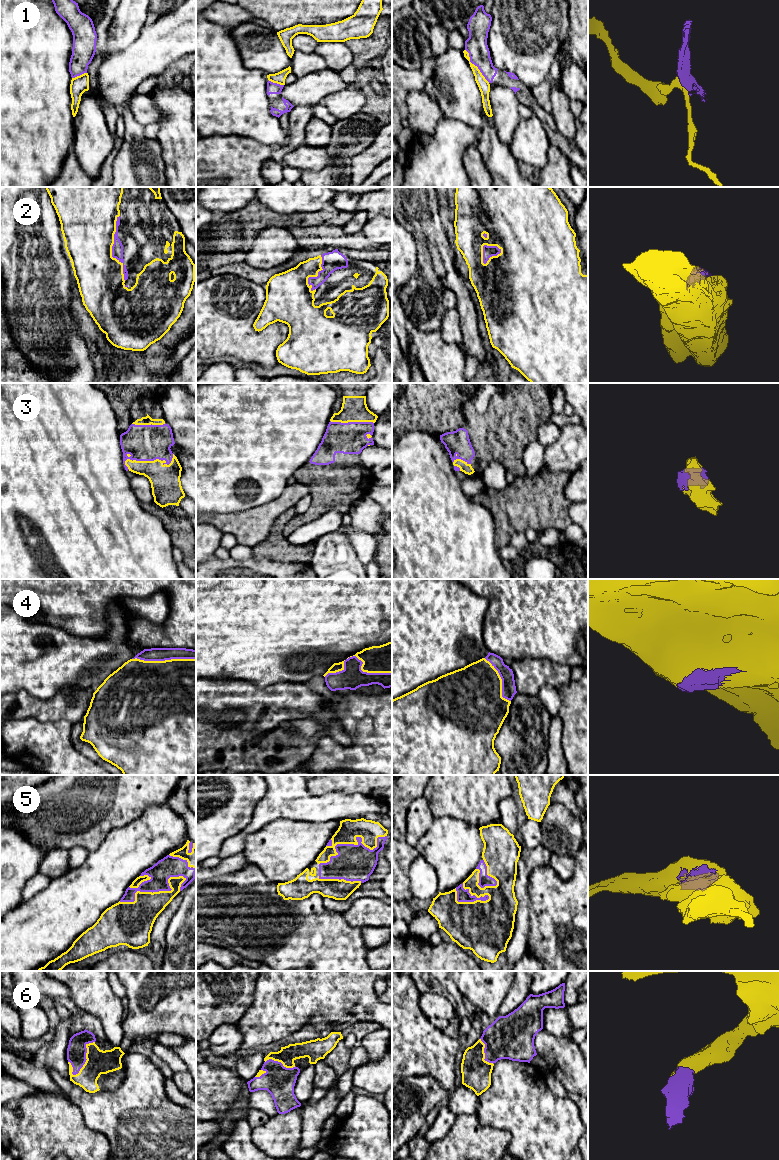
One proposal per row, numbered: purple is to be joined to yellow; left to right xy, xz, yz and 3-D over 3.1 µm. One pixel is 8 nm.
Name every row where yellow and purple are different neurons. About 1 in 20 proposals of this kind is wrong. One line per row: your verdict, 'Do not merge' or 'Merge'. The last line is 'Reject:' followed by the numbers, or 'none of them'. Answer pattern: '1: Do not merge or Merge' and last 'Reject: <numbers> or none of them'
1: Do not merge
2: Merge
3: Merge
4: Merge
5: Merge
6: Merge
Reject: 1

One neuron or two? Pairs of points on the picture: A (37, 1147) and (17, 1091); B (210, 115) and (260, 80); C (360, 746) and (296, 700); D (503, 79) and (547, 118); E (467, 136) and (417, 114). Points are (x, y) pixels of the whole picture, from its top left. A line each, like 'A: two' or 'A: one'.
A: two
B: one
C: two
D: one
E: two

